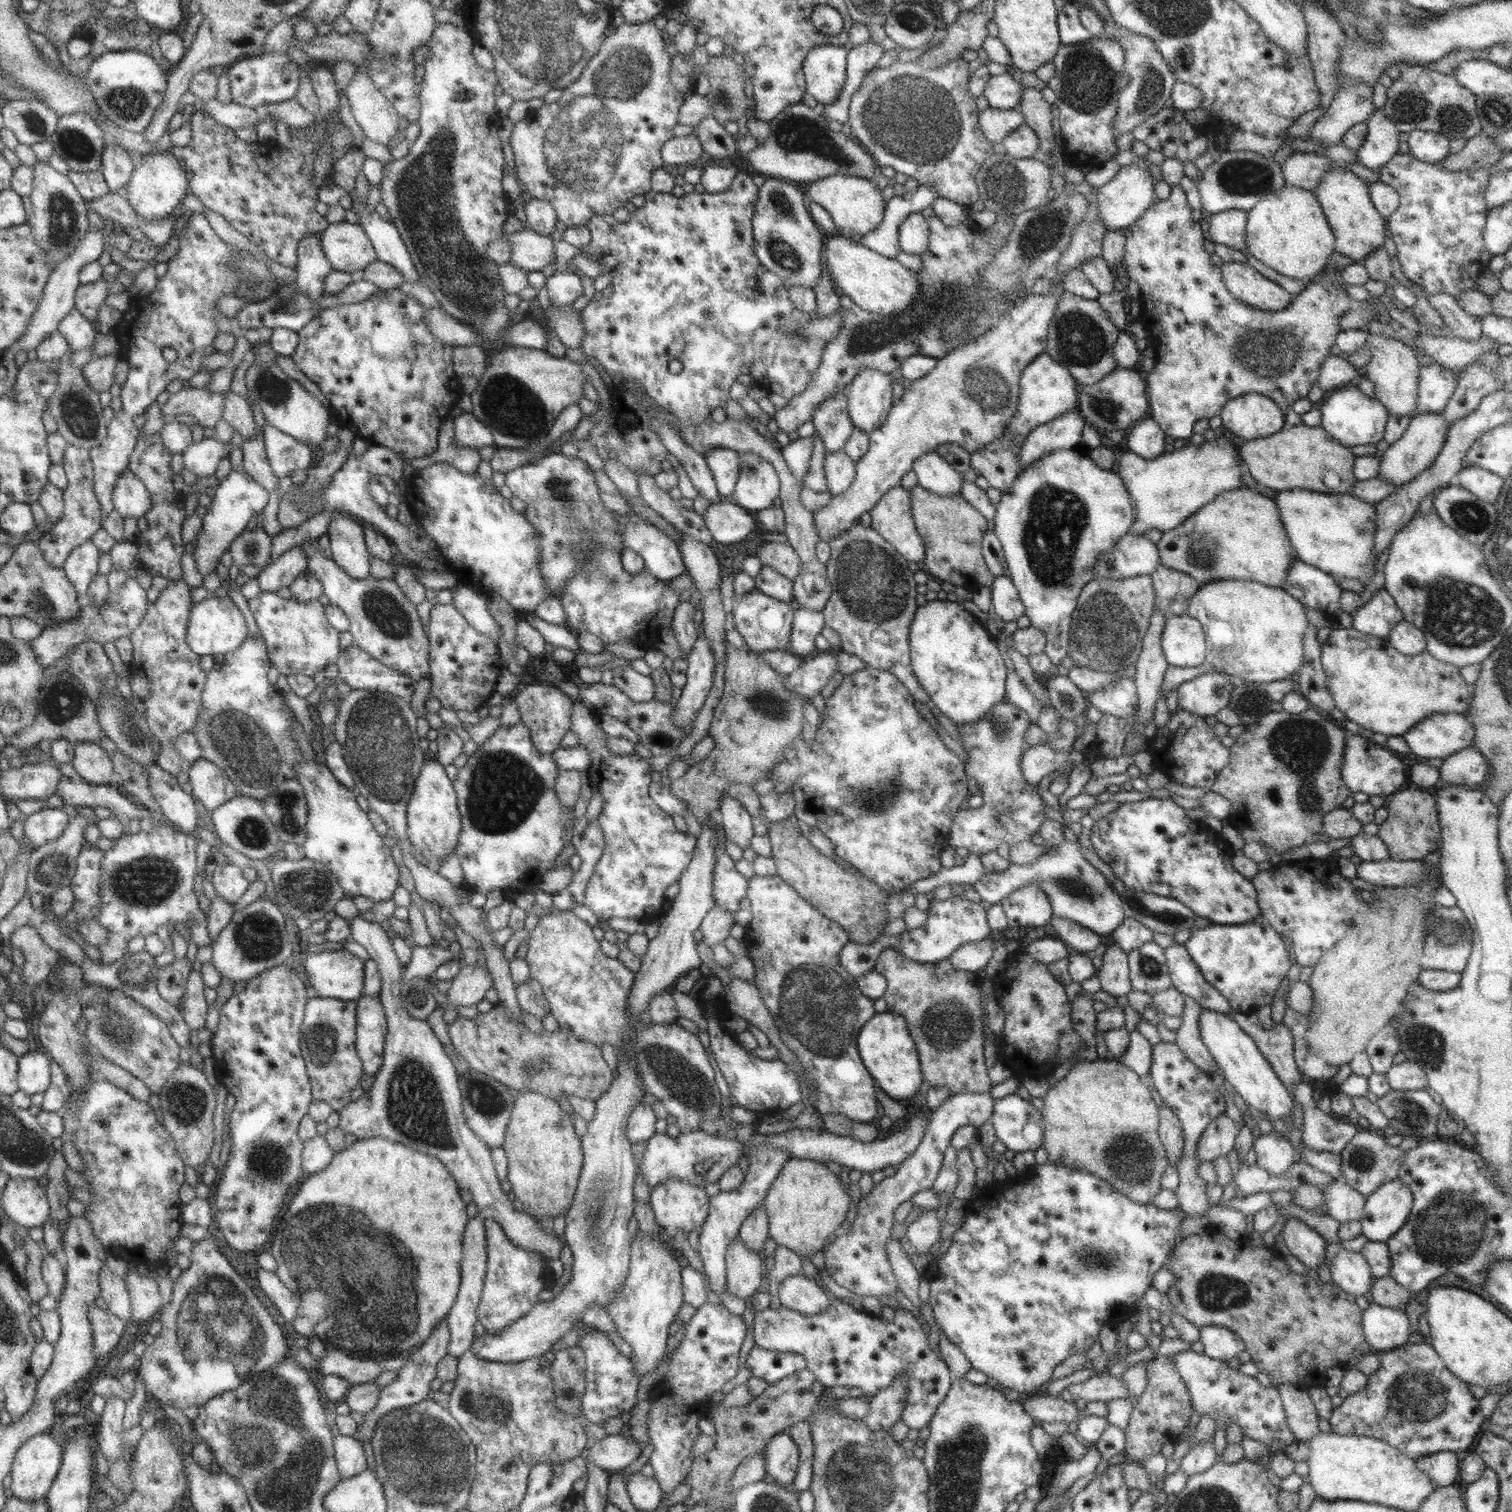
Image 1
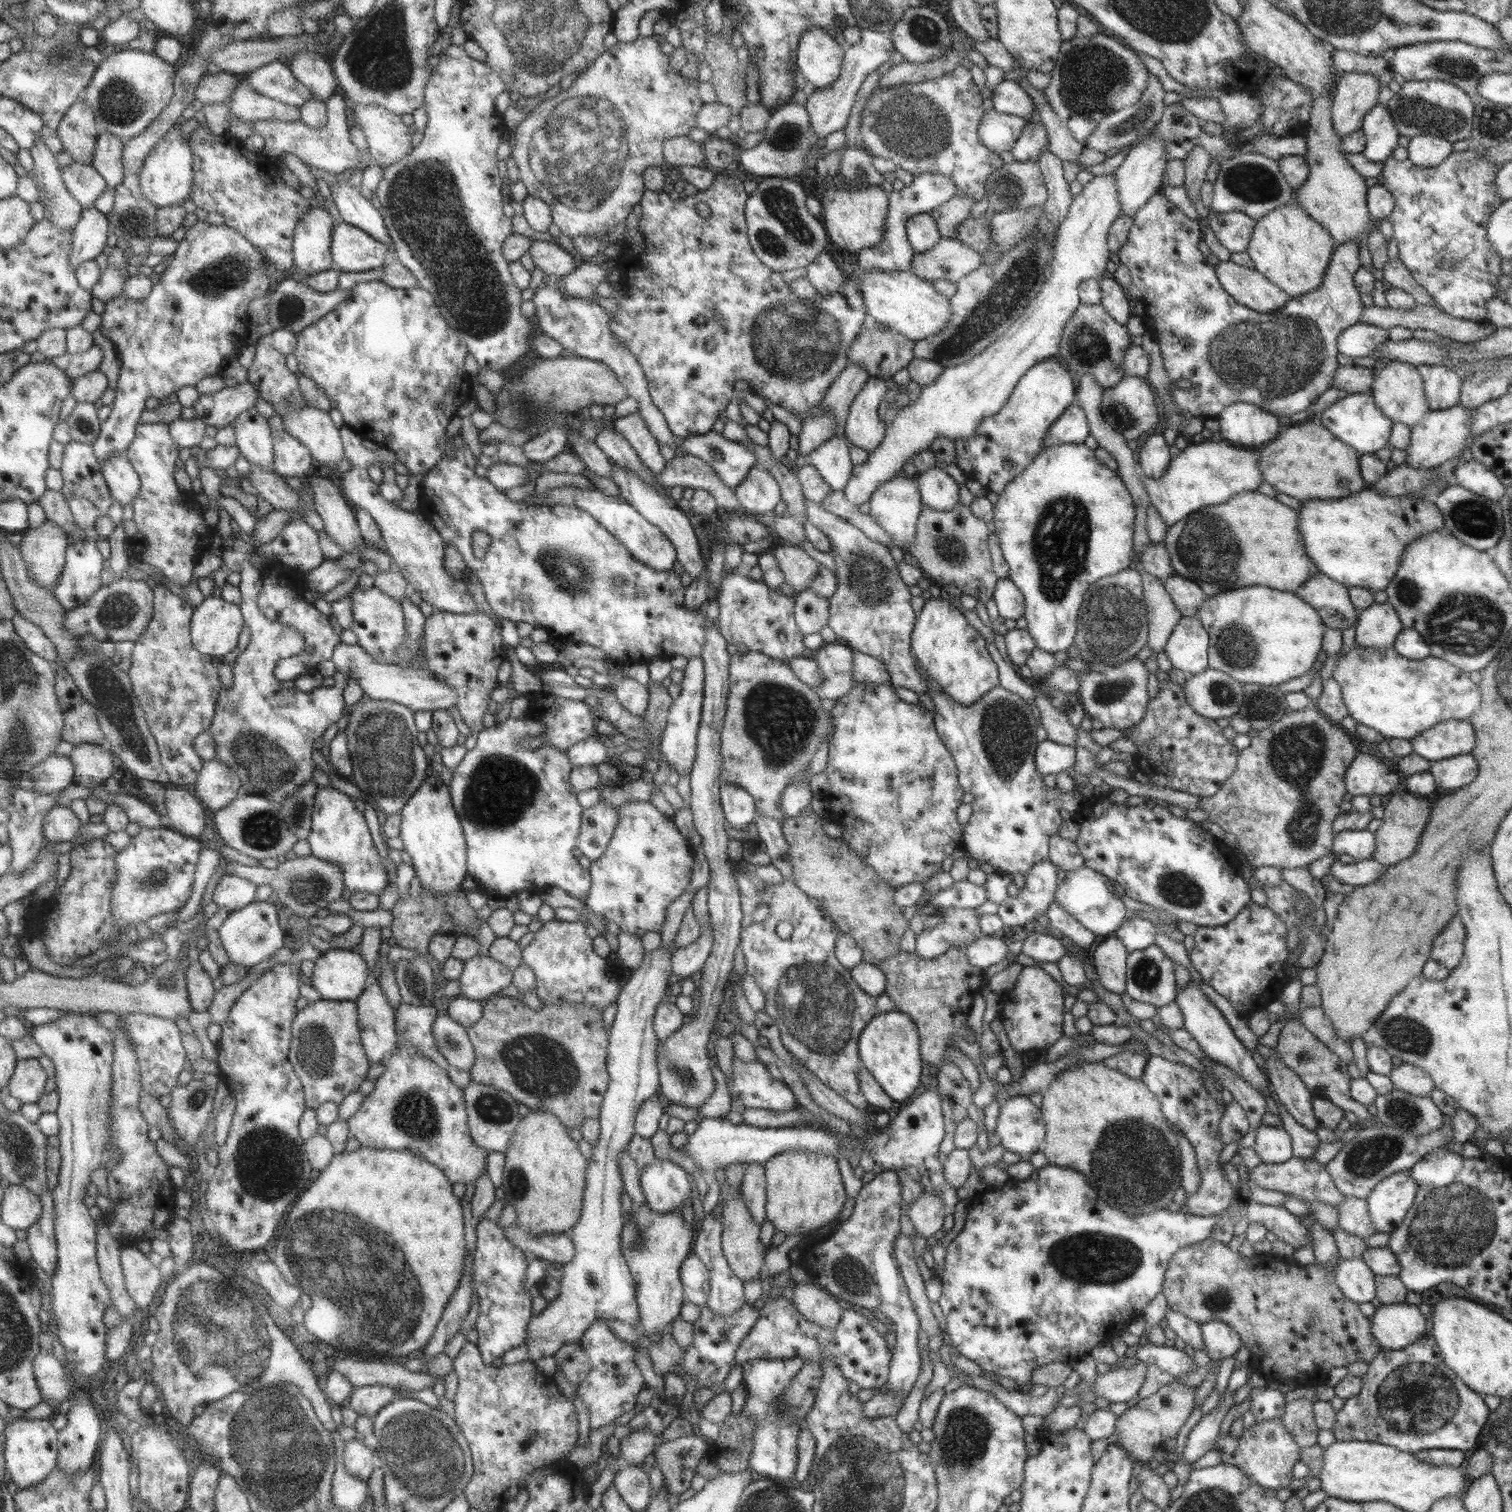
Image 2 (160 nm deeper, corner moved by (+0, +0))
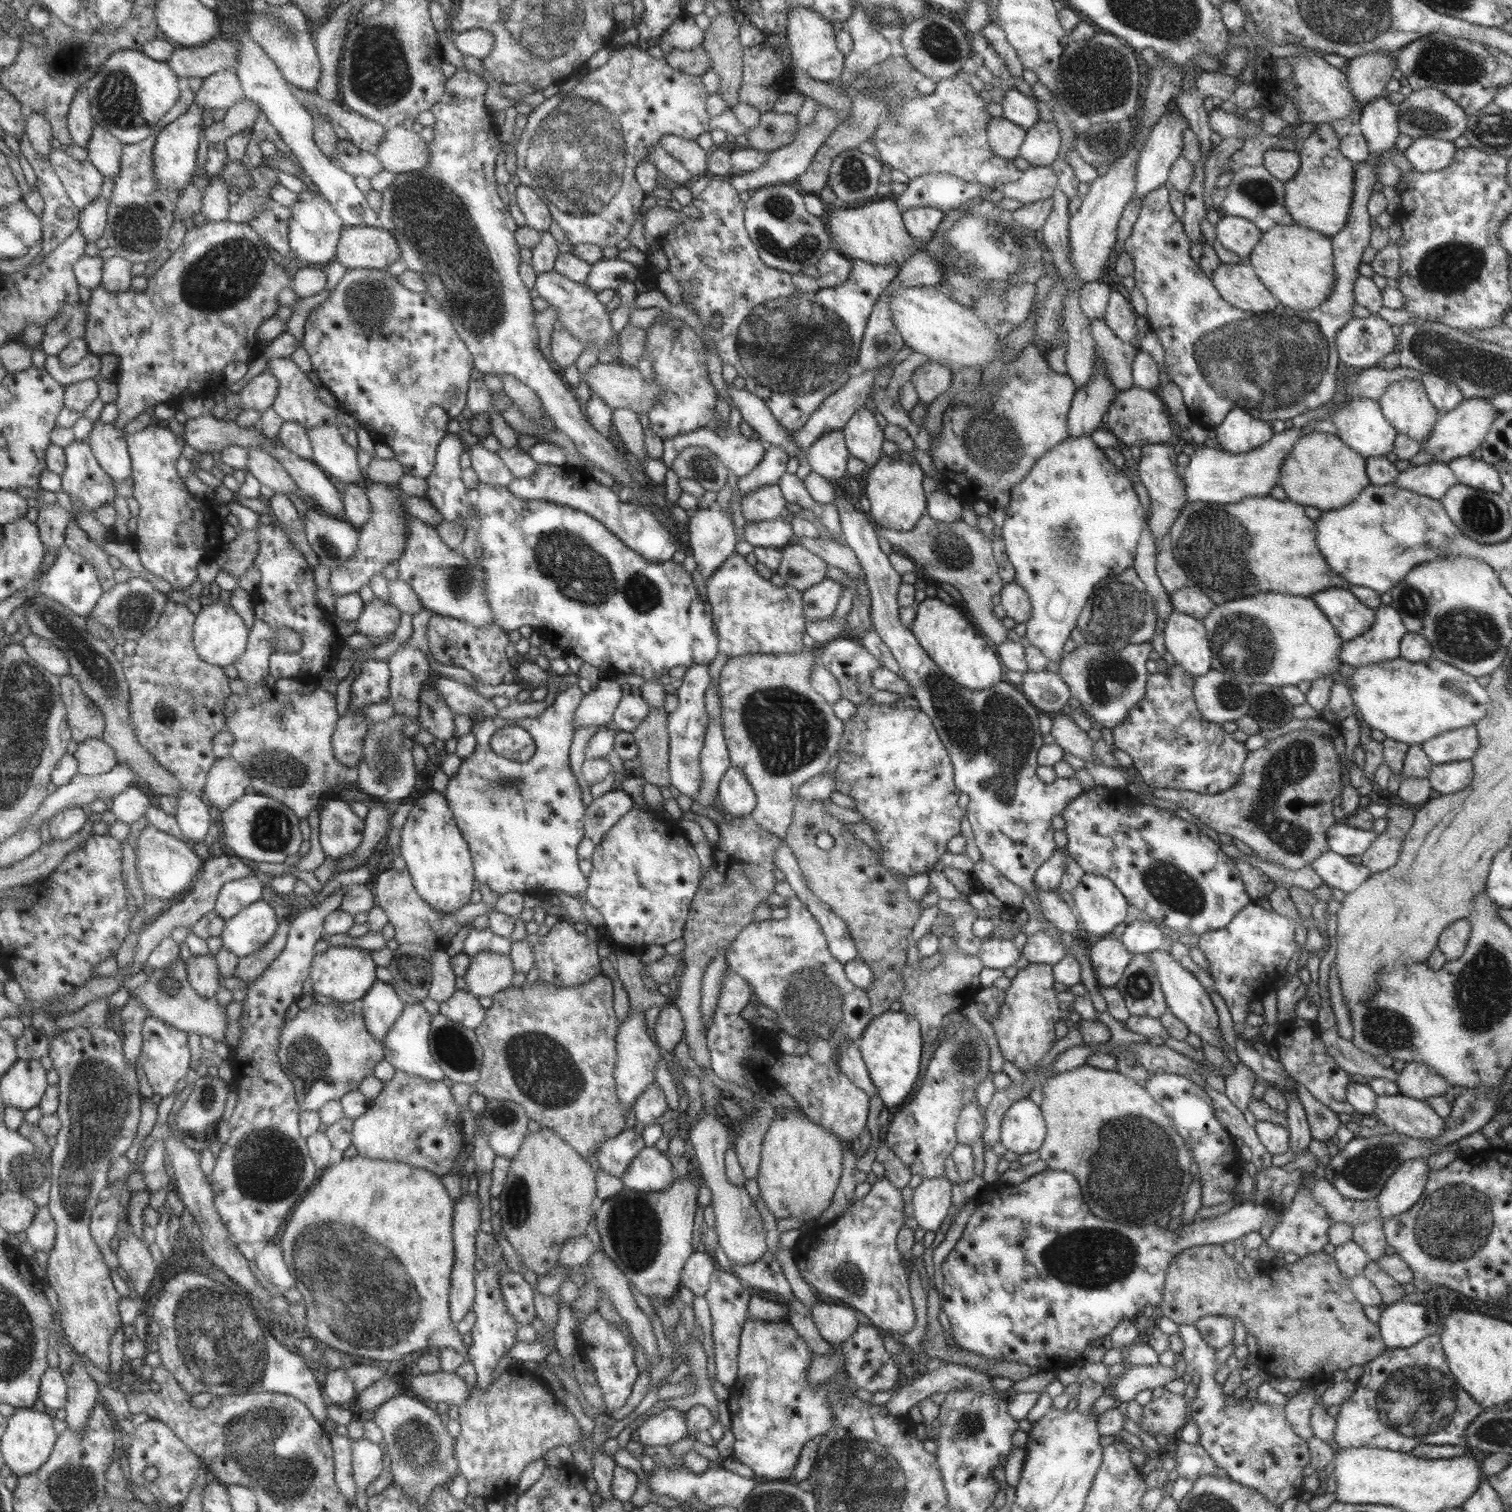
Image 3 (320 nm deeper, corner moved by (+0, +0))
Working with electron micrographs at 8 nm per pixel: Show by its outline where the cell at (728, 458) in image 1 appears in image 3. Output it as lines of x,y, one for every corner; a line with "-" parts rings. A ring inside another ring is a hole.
705,426
696,428
691,432
677,433
675,436
662,439
661,460
663,464
665,464
665,467
671,467
671,462
675,460
677,454
688,446
698,446
710,450
713,454
717,455
718,460
725,466
727,472
731,472
733,476
737,478
749,474
749,472
761,462
766,451
766,447
759,442
759,439
743,436
743,434
734,436
727,435
725,438
720,438
712,431
711,426

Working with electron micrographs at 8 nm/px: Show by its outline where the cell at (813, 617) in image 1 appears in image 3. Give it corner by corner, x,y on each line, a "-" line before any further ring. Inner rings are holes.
825,577
817,584
803,590
801,602
805,620
816,621
833,615
843,587
838,581

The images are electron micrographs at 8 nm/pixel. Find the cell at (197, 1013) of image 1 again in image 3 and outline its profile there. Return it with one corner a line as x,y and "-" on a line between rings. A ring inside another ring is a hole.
191,955
185,961
185,968
189,984
202,997
209,998
219,990
217,978
220,971
217,968
216,958
209,956

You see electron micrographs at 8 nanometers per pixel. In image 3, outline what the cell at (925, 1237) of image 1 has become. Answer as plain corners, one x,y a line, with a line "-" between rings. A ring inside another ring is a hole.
946,1178
922,1179
913,1189
913,1215
919,1229
937,1231
949,1212
952,1184

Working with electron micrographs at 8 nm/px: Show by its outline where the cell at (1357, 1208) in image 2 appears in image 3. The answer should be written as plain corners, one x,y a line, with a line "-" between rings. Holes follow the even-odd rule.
1369,1219
1351,1227
1352,1241
1361,1247
1370,1261
1379,1260
1385,1254
1387,1246
1381,1219

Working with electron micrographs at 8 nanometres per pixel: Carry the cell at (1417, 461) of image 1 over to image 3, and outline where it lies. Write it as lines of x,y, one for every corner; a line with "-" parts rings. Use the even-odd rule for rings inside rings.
1486,398
1463,399
1458,405
1446,412
1439,414
1434,429
1425,439
1422,439
1421,450
1432,454
1435,460
1448,464
1451,459
1467,456
1477,450
1487,431
1491,428
1498,412

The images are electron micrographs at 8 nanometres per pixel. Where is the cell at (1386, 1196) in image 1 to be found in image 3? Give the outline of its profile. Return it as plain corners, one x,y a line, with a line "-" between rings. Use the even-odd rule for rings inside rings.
1411,1158
1396,1168
1375,1198
1379,1219
1406,1212
1419,1200
1427,1181
1427,1170
1426,1158

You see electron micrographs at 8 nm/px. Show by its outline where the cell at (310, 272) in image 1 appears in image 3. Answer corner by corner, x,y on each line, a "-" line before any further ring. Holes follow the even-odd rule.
305,192
297,194
297,200
290,206
291,217
288,222
288,242
293,257
303,260
304,265
329,264
335,260
339,234
343,228
341,219
331,208
331,204
319,192

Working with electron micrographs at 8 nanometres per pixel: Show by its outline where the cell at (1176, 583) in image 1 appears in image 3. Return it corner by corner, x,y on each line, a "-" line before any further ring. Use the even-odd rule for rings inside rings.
1188,584
1170,595
1170,604
1177,612
1202,621
1214,607
1214,602
1197,586

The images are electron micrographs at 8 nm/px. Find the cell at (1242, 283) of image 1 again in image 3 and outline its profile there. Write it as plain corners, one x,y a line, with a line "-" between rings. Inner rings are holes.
1247,262
1220,263
1210,279
1219,296
1235,308
1258,313
1271,311
1278,305

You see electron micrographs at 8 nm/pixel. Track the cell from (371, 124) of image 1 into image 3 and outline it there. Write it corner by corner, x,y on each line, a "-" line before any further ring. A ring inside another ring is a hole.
396,124
393,128
386,128
374,155
380,160
383,170
397,175
421,170
428,163
429,151
419,133

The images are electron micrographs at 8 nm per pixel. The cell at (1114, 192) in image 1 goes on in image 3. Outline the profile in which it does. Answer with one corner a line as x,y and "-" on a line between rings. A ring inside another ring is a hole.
1175,103
1159,117
1151,127
1142,147
1137,151
1135,189
1131,198
1143,198
1152,190
1160,188
1168,180
1169,167
1180,155
1182,147
1182,132
1188,127
1186,118
1178,111

